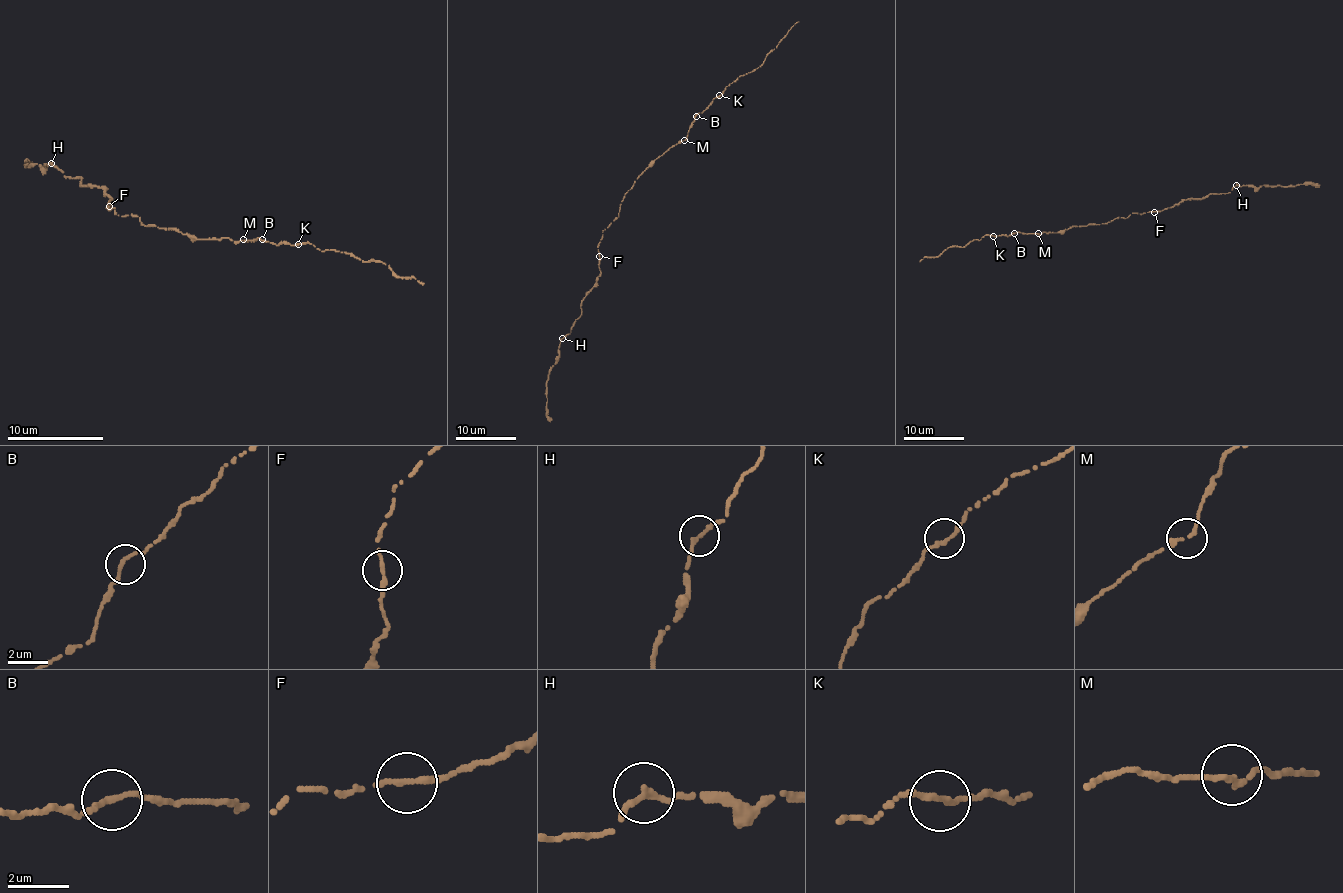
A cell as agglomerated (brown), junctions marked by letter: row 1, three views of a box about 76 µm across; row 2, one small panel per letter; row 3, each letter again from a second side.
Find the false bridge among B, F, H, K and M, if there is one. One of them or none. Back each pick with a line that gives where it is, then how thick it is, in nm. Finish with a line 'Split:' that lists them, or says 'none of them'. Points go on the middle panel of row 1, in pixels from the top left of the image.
H: place (562, 338); calibre 200 nm
Split: H

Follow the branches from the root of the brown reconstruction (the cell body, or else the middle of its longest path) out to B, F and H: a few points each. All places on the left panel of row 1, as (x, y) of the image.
B: (147, 225), (176, 227), (183, 235), (193, 235), (198, 239), (262, 239)
F: (147, 225), (140, 223), (138, 216), (119, 216), (114, 208), (107, 208), (109, 206)
H: (147, 225), (107, 208), (112, 199), (100, 187), (80, 184), (80, 177), (66, 177), (52, 163)

